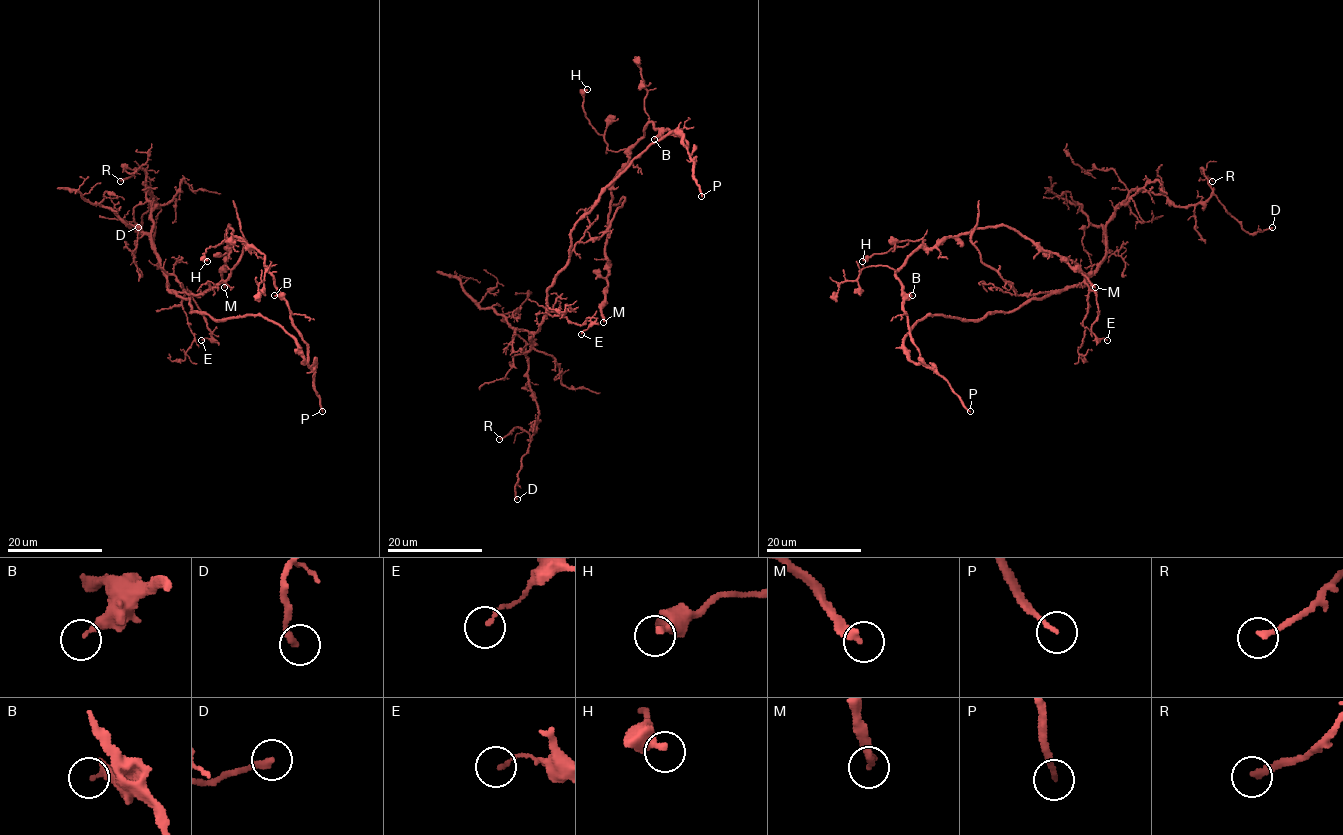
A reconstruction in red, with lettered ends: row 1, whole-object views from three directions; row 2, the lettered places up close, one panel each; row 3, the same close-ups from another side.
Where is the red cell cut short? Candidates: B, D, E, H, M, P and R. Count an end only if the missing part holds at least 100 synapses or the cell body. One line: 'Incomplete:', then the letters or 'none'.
Incomplete: M, P

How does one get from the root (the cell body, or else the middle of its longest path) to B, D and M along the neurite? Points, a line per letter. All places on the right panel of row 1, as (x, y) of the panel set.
B: (945, 317), (927, 316), (914, 325), (904, 340), (912, 361), (920, 350), (903, 306), (912, 295)
D: (945, 317), (982, 319), (1083, 286), (1132, 190), (1176, 206), (1215, 195), (1249, 233), (1272, 227)
M: (945, 317), (914, 325), (912, 361), (896, 273), (920, 248), (976, 229), (1008, 225), (1095, 287)

